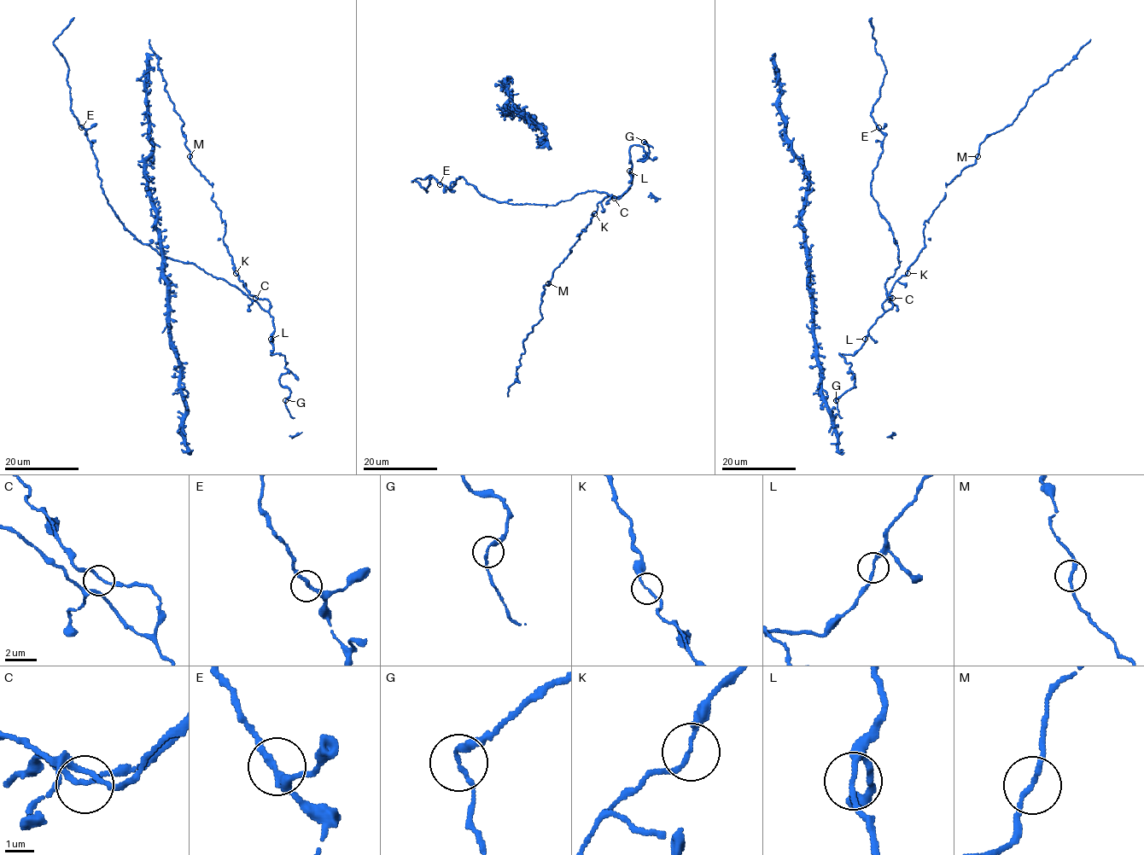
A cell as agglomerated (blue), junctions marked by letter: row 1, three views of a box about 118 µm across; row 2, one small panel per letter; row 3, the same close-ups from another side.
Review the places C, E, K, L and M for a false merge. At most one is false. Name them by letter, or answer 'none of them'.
none of them

